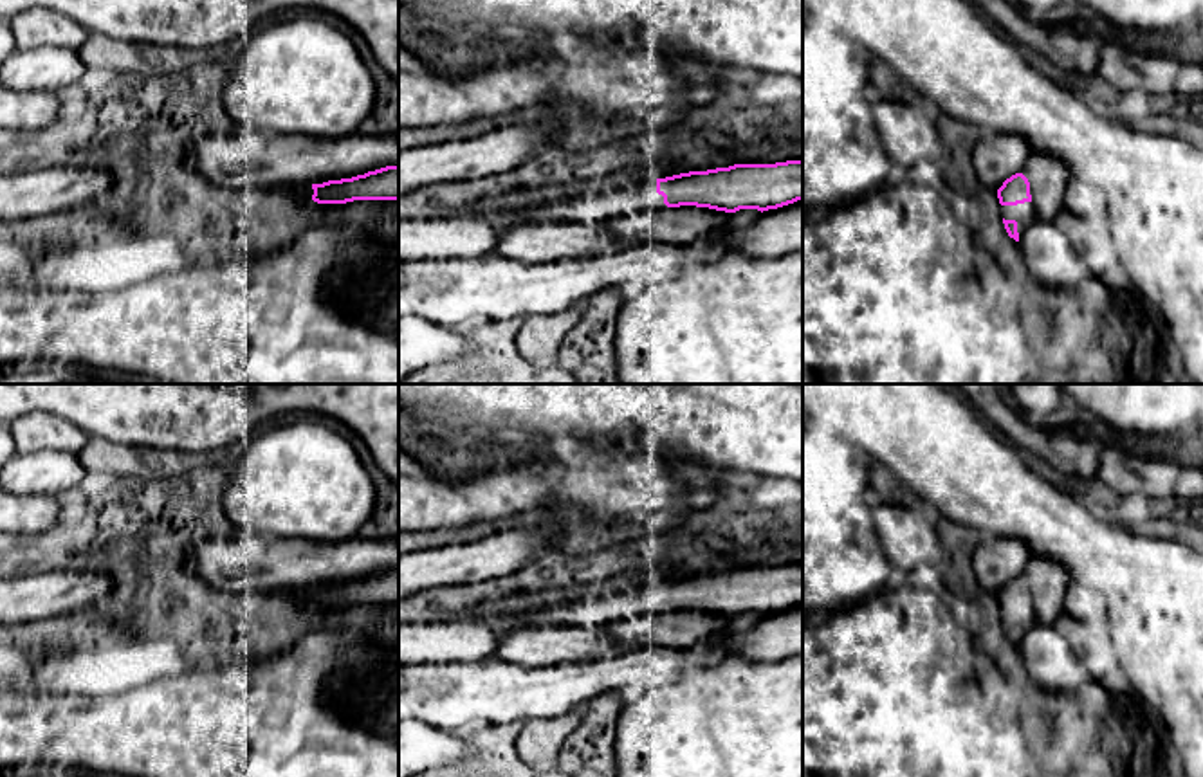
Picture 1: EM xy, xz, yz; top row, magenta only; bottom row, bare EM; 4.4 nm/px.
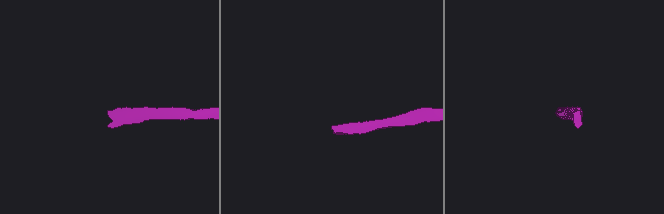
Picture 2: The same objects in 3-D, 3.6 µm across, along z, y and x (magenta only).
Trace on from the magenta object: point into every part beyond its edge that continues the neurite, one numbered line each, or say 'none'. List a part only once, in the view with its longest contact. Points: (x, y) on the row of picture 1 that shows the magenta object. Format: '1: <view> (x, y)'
1: yz (1023, 213)

